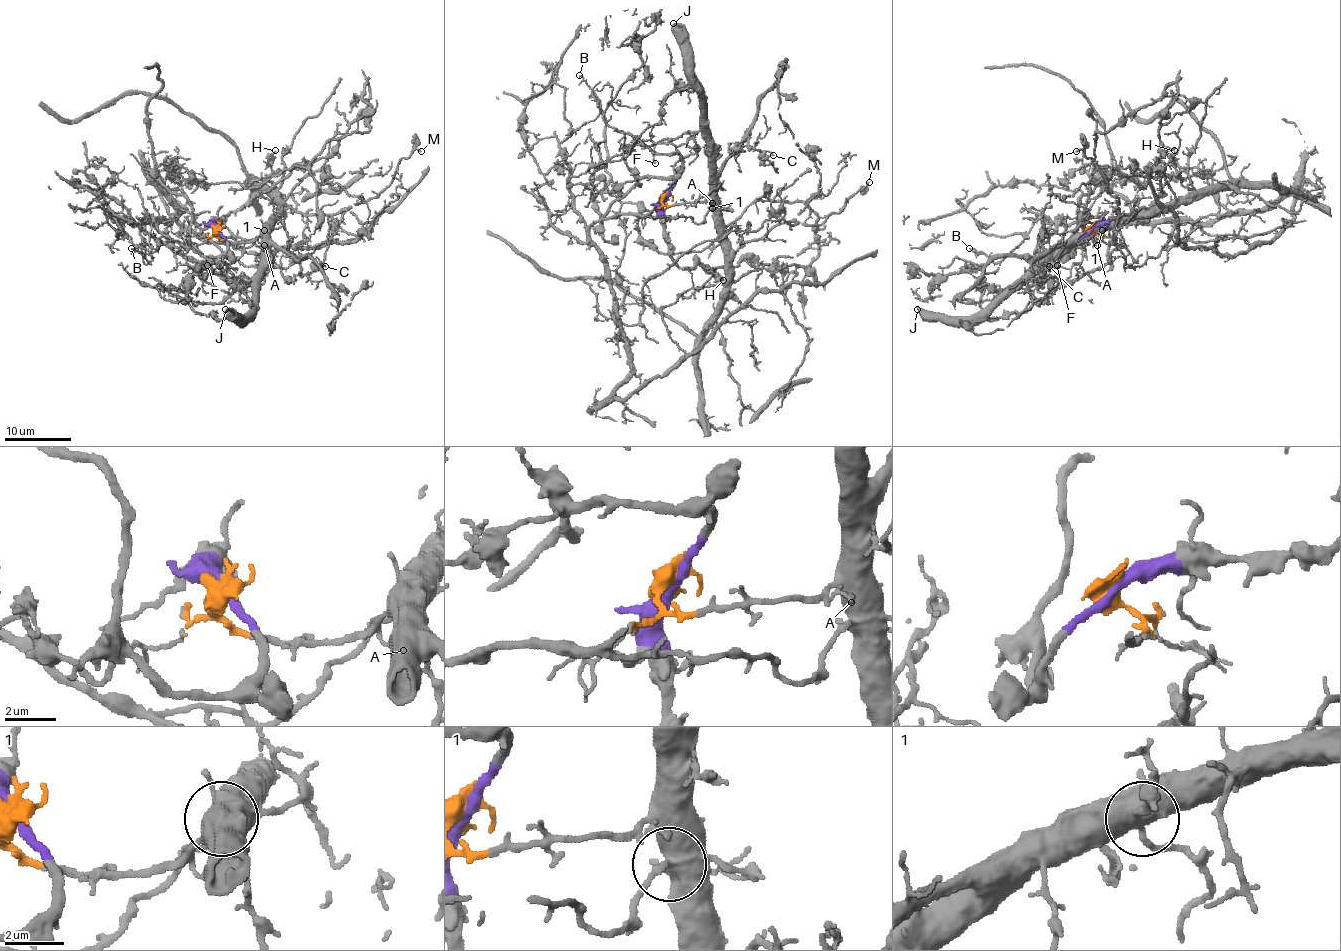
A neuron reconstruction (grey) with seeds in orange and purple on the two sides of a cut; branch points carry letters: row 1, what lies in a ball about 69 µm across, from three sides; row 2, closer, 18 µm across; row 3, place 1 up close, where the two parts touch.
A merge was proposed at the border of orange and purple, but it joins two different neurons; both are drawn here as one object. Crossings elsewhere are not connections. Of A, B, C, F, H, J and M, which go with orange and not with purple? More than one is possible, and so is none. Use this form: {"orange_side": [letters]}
{"orange_side": ["A", "C", "F", "H", "J", "M"]}

